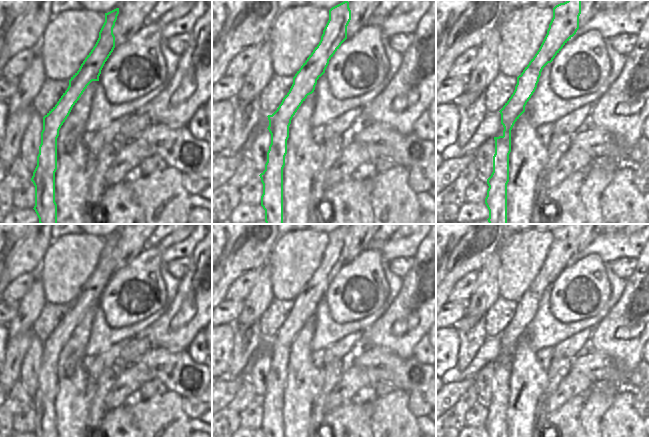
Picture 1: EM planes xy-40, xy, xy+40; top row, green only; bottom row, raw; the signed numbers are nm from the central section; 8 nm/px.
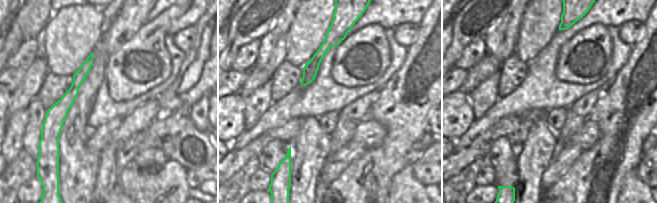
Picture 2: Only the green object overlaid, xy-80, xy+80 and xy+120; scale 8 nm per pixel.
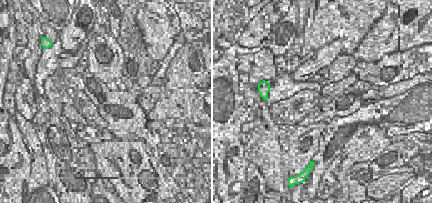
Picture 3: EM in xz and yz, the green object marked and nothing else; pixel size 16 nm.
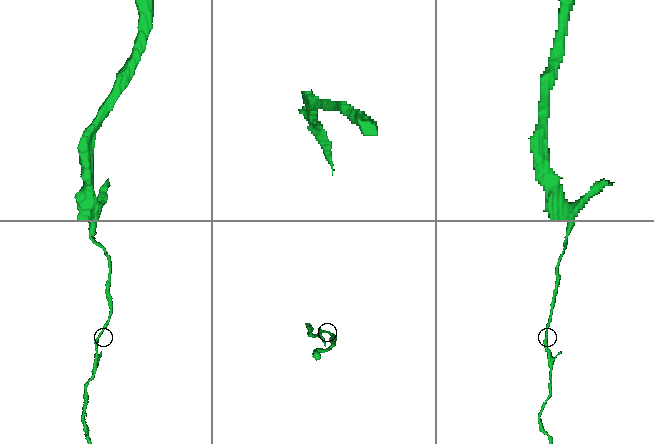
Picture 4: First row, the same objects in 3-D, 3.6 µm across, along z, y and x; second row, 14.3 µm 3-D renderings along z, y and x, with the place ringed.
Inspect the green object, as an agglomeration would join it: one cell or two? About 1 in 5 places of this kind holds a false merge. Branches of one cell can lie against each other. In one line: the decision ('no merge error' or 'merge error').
no merge error

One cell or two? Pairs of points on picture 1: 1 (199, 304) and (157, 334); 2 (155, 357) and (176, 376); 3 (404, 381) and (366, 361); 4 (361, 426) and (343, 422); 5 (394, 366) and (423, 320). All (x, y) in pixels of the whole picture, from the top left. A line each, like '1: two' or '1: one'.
1: one
2: one
3: one
4: one
5: two

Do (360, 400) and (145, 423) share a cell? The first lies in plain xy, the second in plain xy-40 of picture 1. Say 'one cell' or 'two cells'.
two cells

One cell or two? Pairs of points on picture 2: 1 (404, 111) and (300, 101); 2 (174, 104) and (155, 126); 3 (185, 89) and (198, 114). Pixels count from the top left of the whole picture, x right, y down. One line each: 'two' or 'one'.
1: two
2: two
3: two

